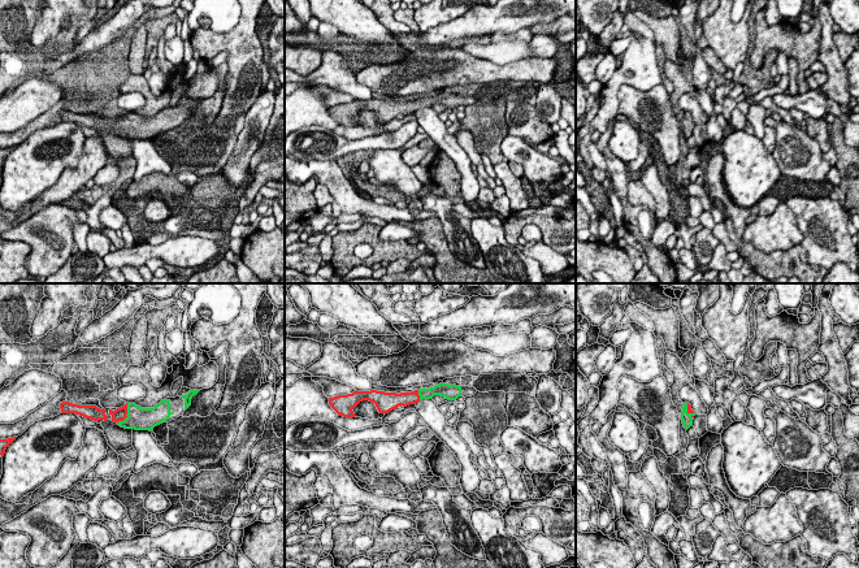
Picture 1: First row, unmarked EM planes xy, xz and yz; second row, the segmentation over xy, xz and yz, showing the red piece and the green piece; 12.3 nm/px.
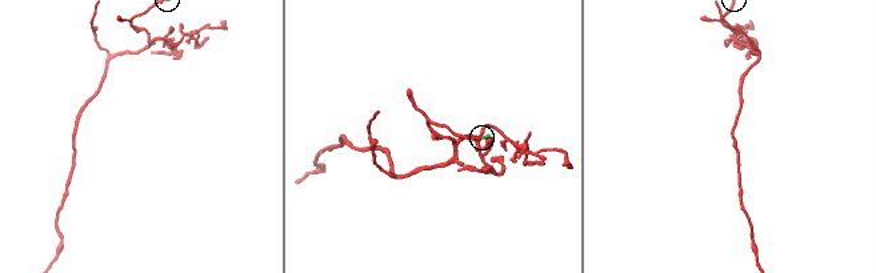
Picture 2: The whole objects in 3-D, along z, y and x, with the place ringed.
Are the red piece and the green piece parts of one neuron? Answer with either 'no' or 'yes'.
yes

